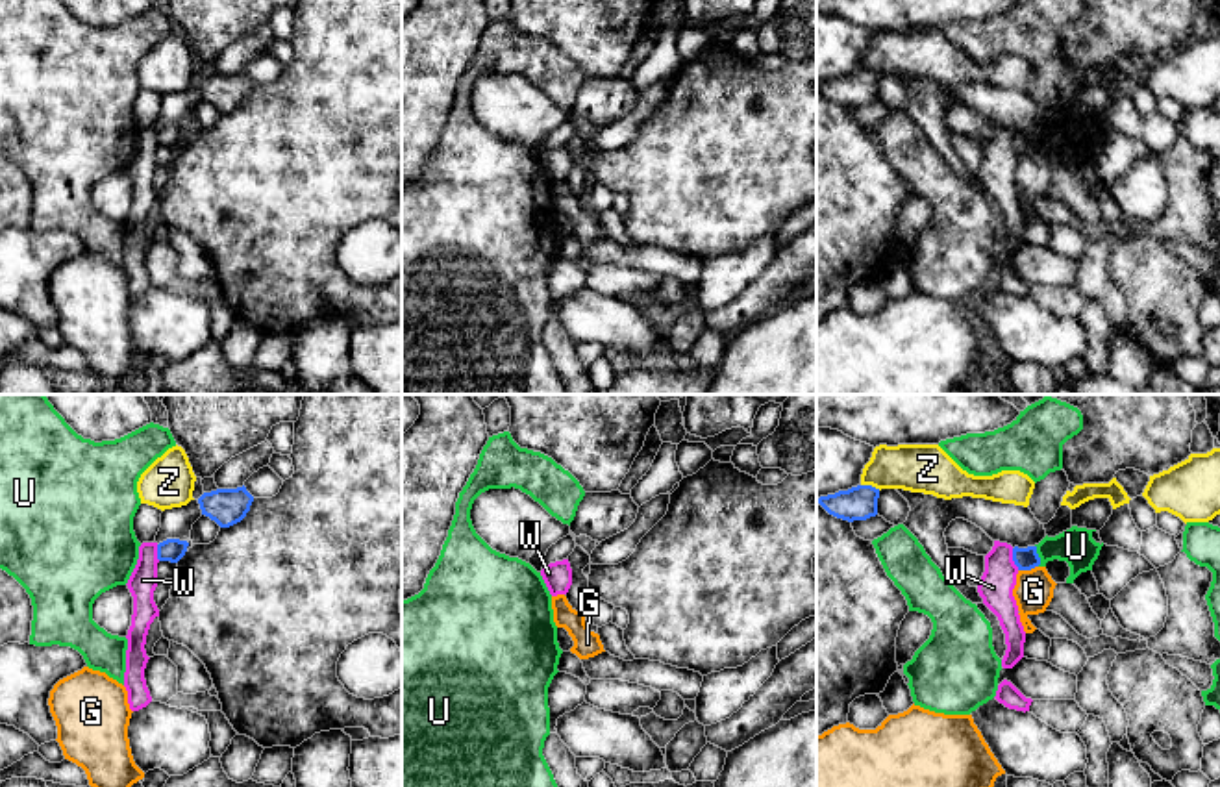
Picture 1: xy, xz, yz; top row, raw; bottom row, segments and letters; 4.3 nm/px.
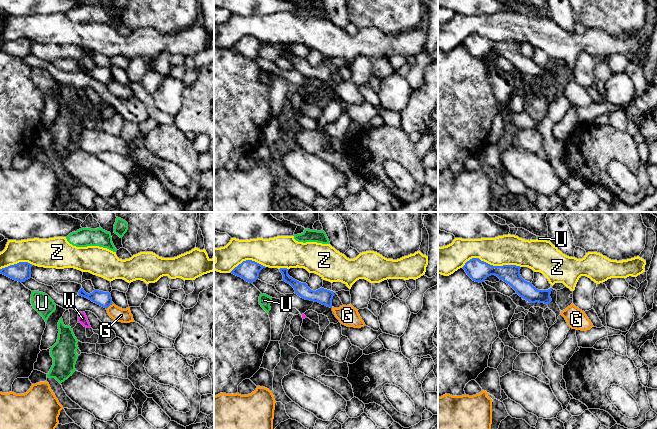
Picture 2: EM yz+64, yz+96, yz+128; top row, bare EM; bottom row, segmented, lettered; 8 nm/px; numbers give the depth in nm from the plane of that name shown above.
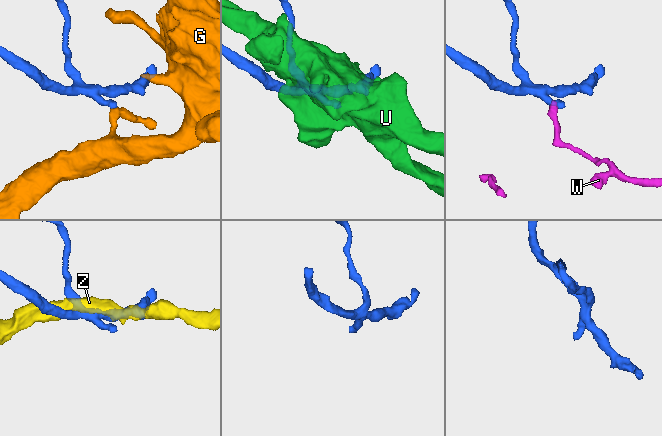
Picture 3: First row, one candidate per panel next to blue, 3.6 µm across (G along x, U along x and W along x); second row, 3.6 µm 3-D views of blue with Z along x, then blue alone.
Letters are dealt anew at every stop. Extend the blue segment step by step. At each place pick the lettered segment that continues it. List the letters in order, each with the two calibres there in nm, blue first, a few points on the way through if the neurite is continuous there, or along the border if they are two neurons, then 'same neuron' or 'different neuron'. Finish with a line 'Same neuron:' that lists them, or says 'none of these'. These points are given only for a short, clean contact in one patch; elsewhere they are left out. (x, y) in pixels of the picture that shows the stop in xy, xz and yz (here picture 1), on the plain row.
G: 100/170 nm | along yz (1037, 150), (1019, 156) | different neuron
U: 100/160 nm | different neuron
W: 100/150 nm | along yz (1011, 134), (1011, 145), (1019, 154) | different neuron
Z: 150/200 nm | different neuron
Same neuron: none of these

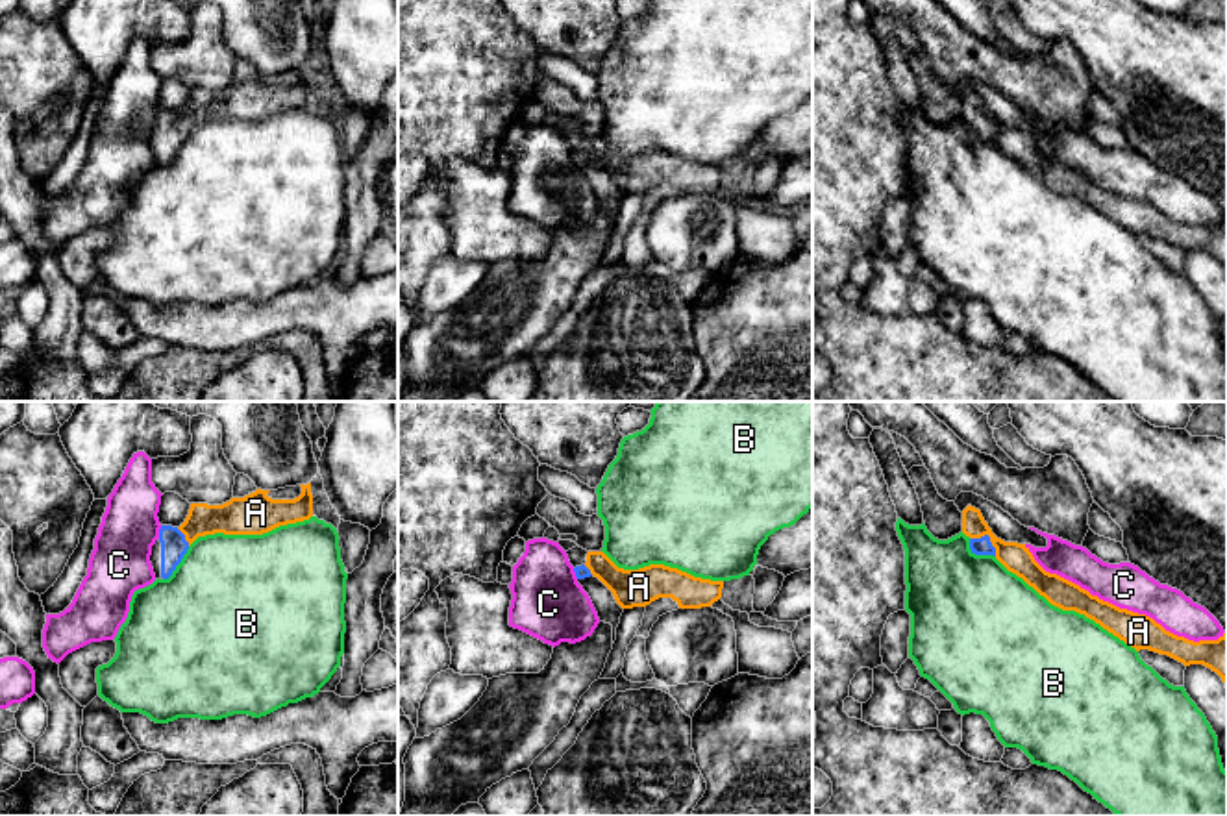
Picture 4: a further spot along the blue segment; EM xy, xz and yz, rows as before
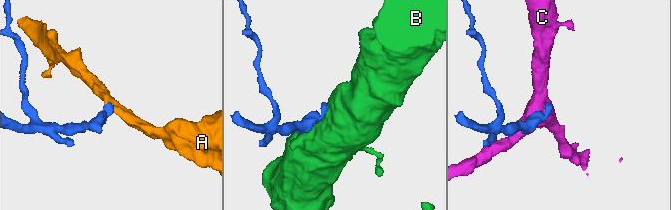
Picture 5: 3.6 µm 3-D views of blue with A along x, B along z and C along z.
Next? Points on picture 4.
A: 80/120 nm | across yz (979, 132), (989, 123), (1015, 143) | same neuron
B: 110/500 nm | along xy (189, 132), (176, 154), (163, 165) | different neuron
C: 110/260 nm | along xy (161, 111), (158, 123) | different neuron
Same neuron: A

